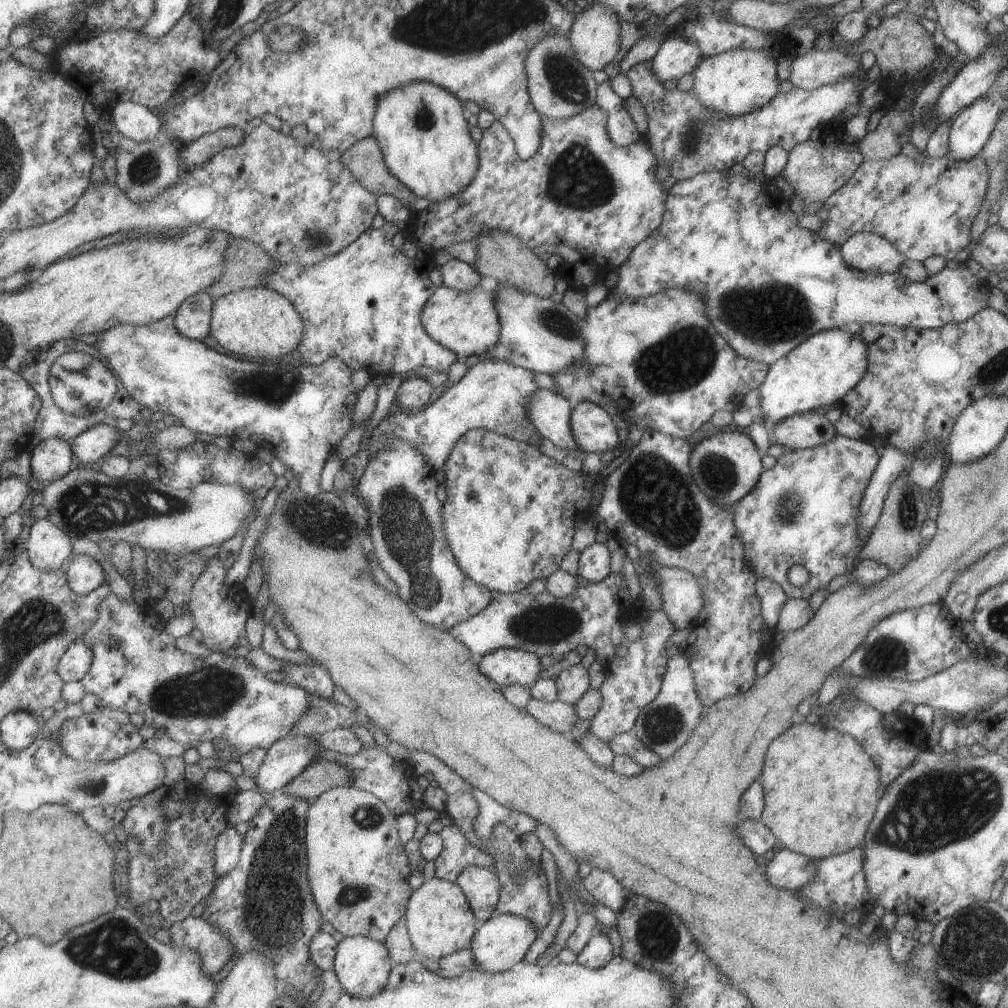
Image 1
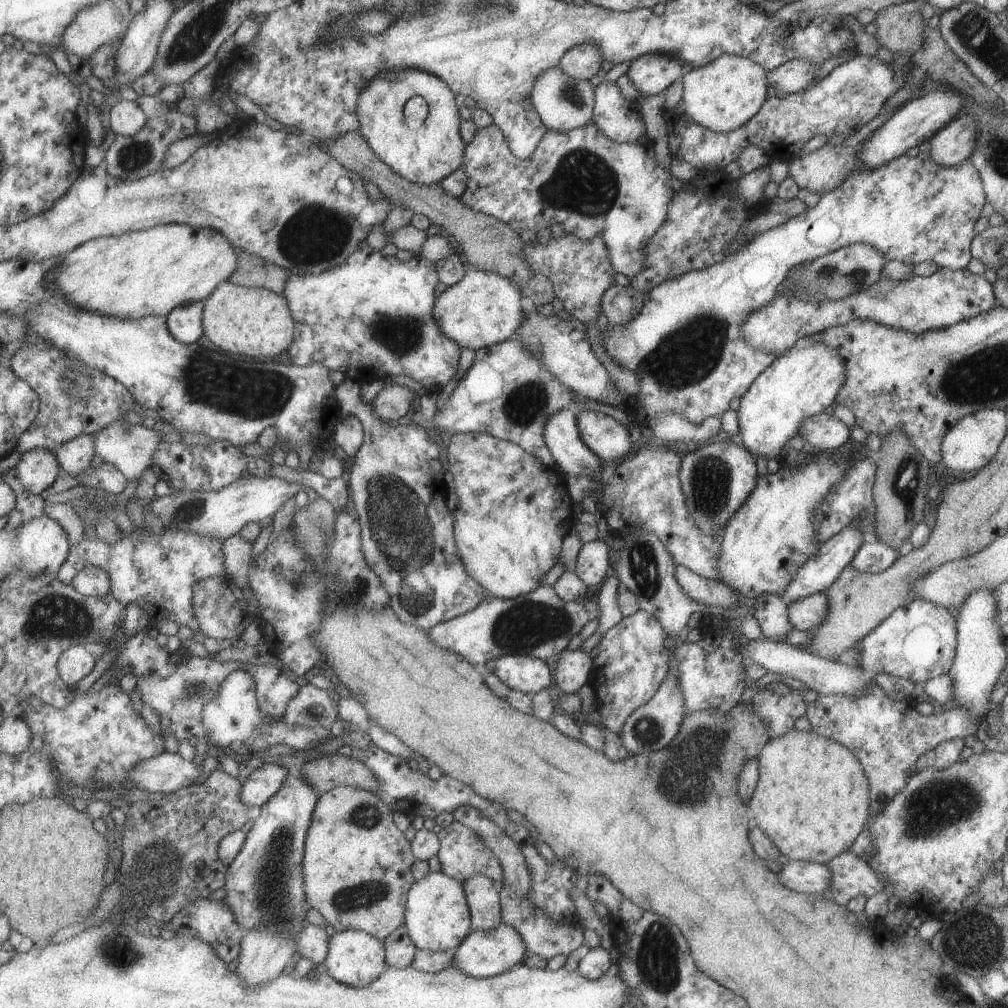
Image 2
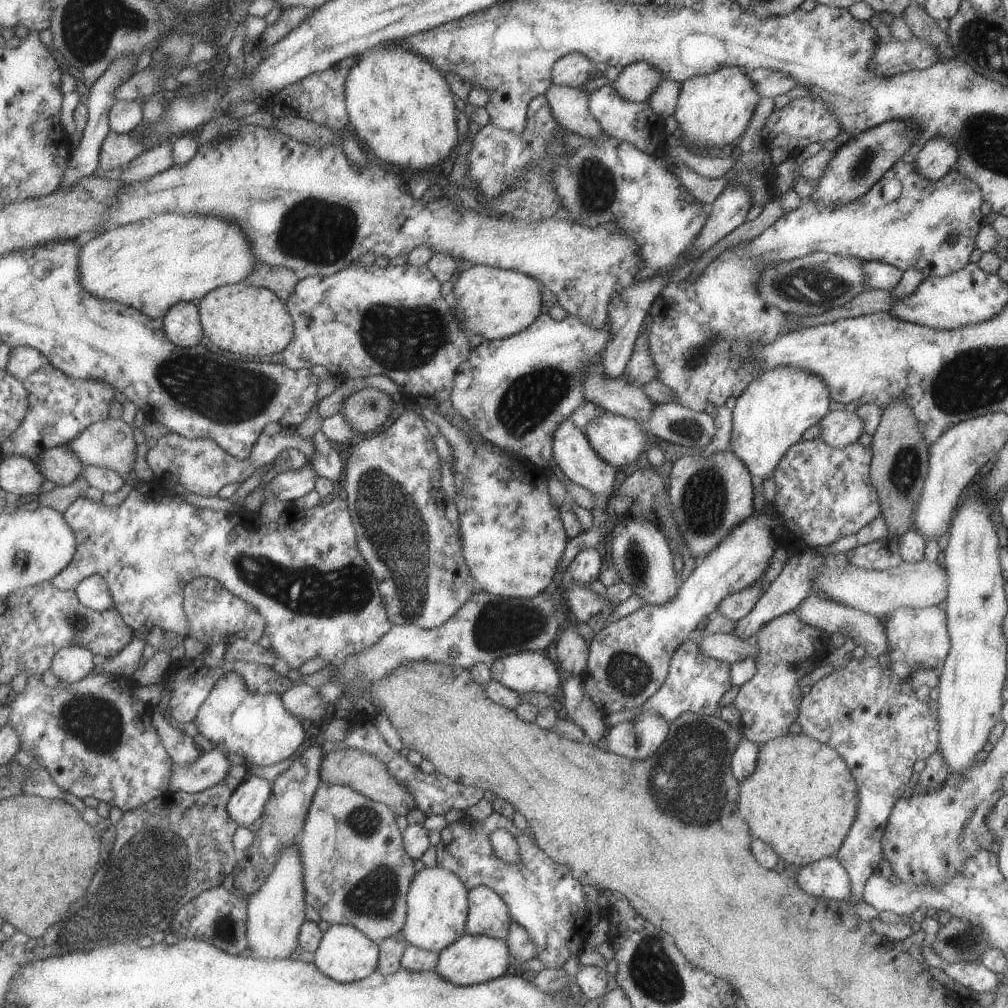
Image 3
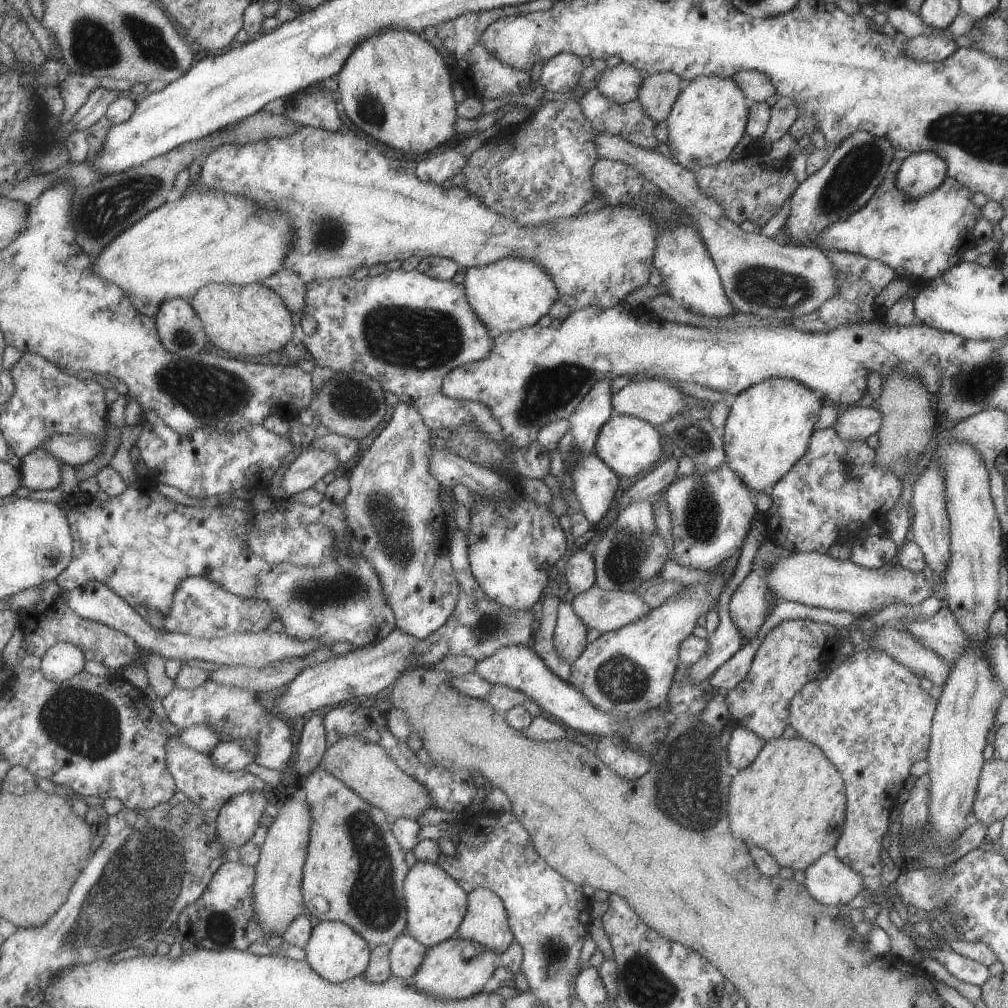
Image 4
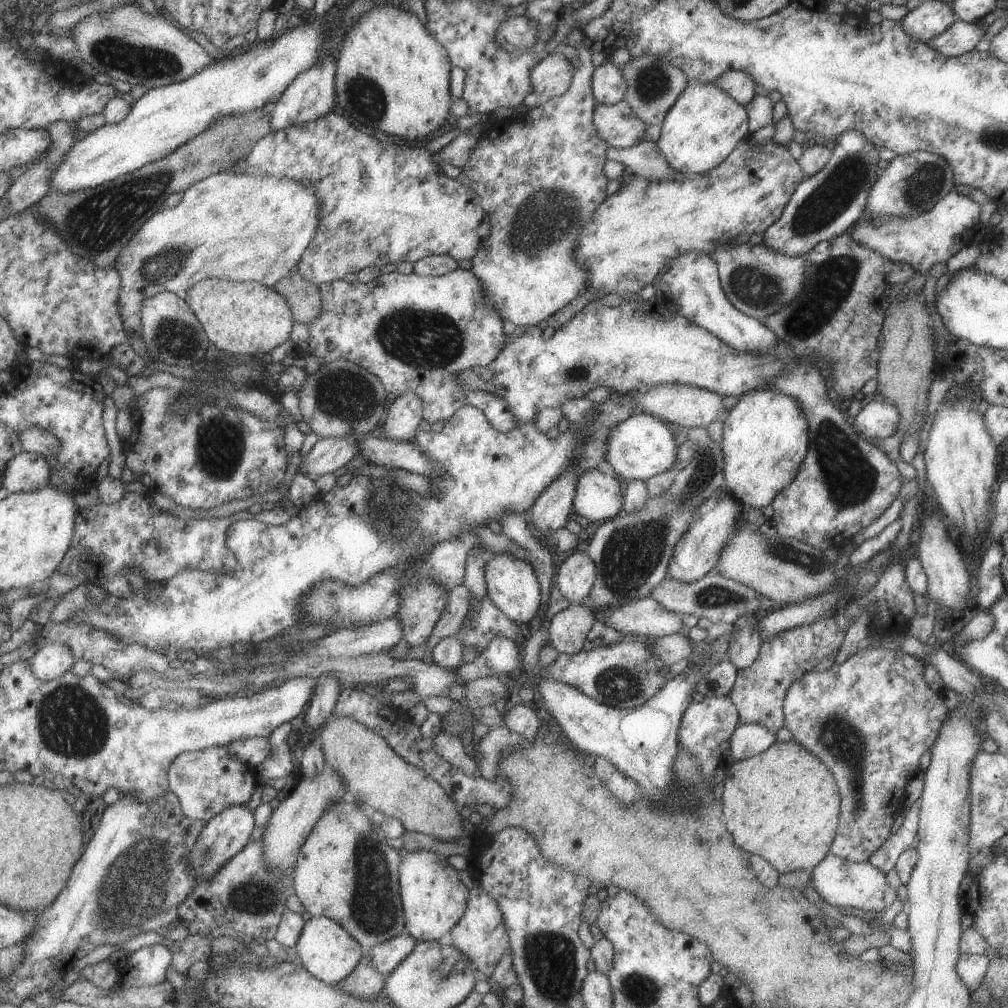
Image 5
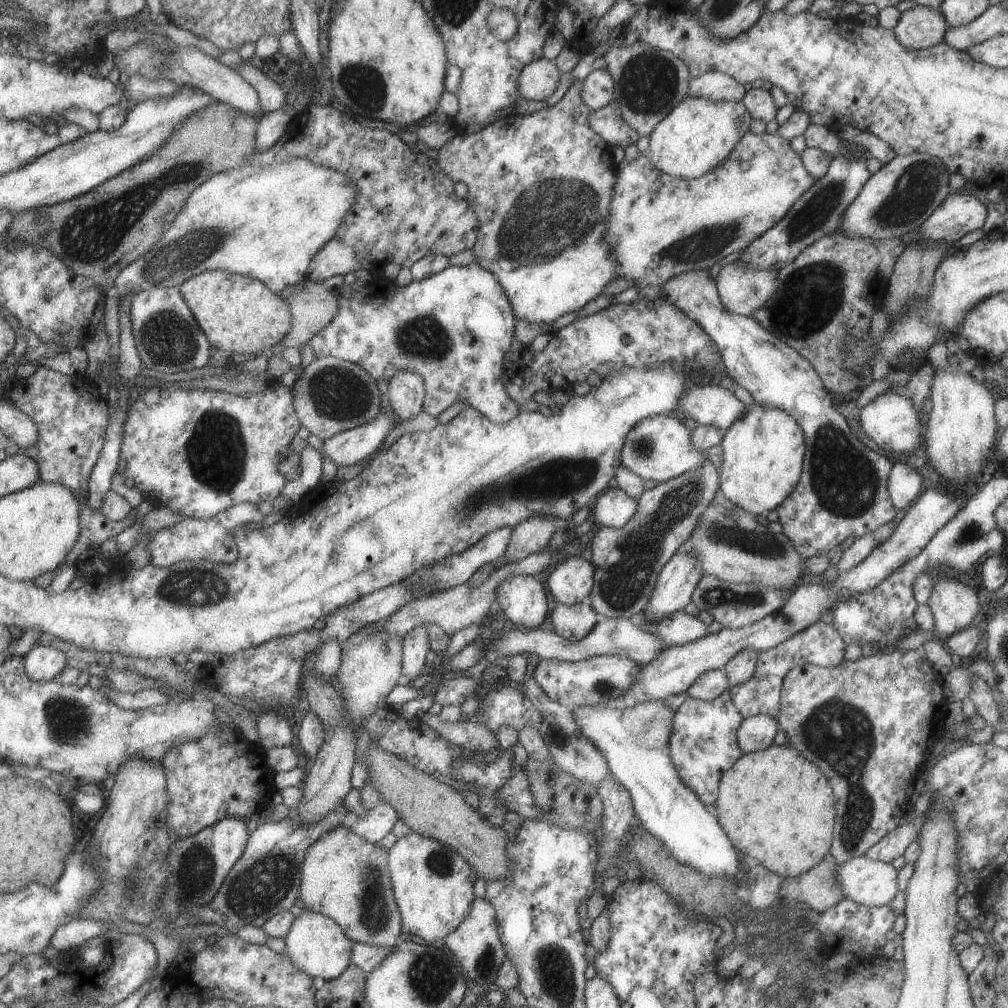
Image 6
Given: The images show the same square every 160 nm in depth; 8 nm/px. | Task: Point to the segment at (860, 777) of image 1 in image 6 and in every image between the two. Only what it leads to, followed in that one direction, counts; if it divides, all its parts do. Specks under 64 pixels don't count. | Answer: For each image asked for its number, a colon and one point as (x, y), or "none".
2: (811, 798)
3: (801, 799)
4: (787, 801)
5: (782, 804)
6: (773, 805)

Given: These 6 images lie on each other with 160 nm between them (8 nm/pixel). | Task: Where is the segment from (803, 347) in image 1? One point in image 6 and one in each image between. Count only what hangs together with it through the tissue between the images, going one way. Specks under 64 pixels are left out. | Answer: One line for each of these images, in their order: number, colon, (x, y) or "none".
2: (803, 381)
3: (773, 410)
4: (768, 425)
5: (764, 434)
6: (762, 451)

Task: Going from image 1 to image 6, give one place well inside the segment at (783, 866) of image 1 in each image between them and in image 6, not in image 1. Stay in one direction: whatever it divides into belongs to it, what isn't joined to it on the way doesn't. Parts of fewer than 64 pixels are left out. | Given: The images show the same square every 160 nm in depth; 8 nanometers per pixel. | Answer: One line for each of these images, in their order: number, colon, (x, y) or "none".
2: (802, 876)
3: (826, 878)
4: (830, 882)
5: (840, 883)
6: (870, 883)

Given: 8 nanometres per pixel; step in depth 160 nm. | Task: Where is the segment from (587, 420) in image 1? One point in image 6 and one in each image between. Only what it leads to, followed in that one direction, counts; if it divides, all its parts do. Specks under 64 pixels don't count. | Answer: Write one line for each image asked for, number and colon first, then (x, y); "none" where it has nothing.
2: (610, 441)
3: (619, 441)
4: (628, 445)
5: (640, 446)
6: (658, 448)

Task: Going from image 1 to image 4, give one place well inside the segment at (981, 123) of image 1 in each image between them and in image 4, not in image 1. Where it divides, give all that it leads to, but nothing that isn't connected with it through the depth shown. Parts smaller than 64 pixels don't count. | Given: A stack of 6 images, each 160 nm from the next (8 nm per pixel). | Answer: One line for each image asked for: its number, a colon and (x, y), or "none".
2: (954, 142)
3: (937, 156)
4: (919, 173)

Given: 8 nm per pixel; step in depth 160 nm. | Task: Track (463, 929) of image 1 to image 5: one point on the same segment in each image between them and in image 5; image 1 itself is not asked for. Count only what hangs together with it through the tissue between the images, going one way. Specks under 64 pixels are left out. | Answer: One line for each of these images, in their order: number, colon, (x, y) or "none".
2: (436, 917)
3: (436, 901)
4: (435, 904)
5: (433, 900)

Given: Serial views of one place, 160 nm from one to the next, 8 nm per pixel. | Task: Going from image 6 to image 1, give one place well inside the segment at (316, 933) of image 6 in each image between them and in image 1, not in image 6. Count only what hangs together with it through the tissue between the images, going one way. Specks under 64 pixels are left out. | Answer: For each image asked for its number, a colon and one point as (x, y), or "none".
1: (361, 965)
2: (354, 958)
3: (345, 954)
4: (334, 951)
5: (324, 949)

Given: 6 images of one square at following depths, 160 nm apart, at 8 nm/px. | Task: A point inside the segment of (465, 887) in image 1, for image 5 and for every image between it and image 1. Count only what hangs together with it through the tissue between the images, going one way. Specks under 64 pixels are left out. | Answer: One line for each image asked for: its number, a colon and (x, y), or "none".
2: (482, 897)
3: (487, 914)
4: (485, 921)
5: (479, 934)

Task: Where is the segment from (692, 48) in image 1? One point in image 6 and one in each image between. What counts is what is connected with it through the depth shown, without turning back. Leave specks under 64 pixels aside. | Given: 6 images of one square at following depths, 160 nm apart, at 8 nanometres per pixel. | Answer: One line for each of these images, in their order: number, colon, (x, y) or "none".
2: (650, 74)
3: (636, 82)
4: (619, 84)
5: (608, 85)
6: (597, 87)

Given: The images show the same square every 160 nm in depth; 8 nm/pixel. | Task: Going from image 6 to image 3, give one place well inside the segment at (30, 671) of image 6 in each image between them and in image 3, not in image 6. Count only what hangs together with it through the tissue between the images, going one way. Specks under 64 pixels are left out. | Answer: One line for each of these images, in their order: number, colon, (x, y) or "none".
3: (71, 664)
4: (65, 660)
5: (54, 659)

